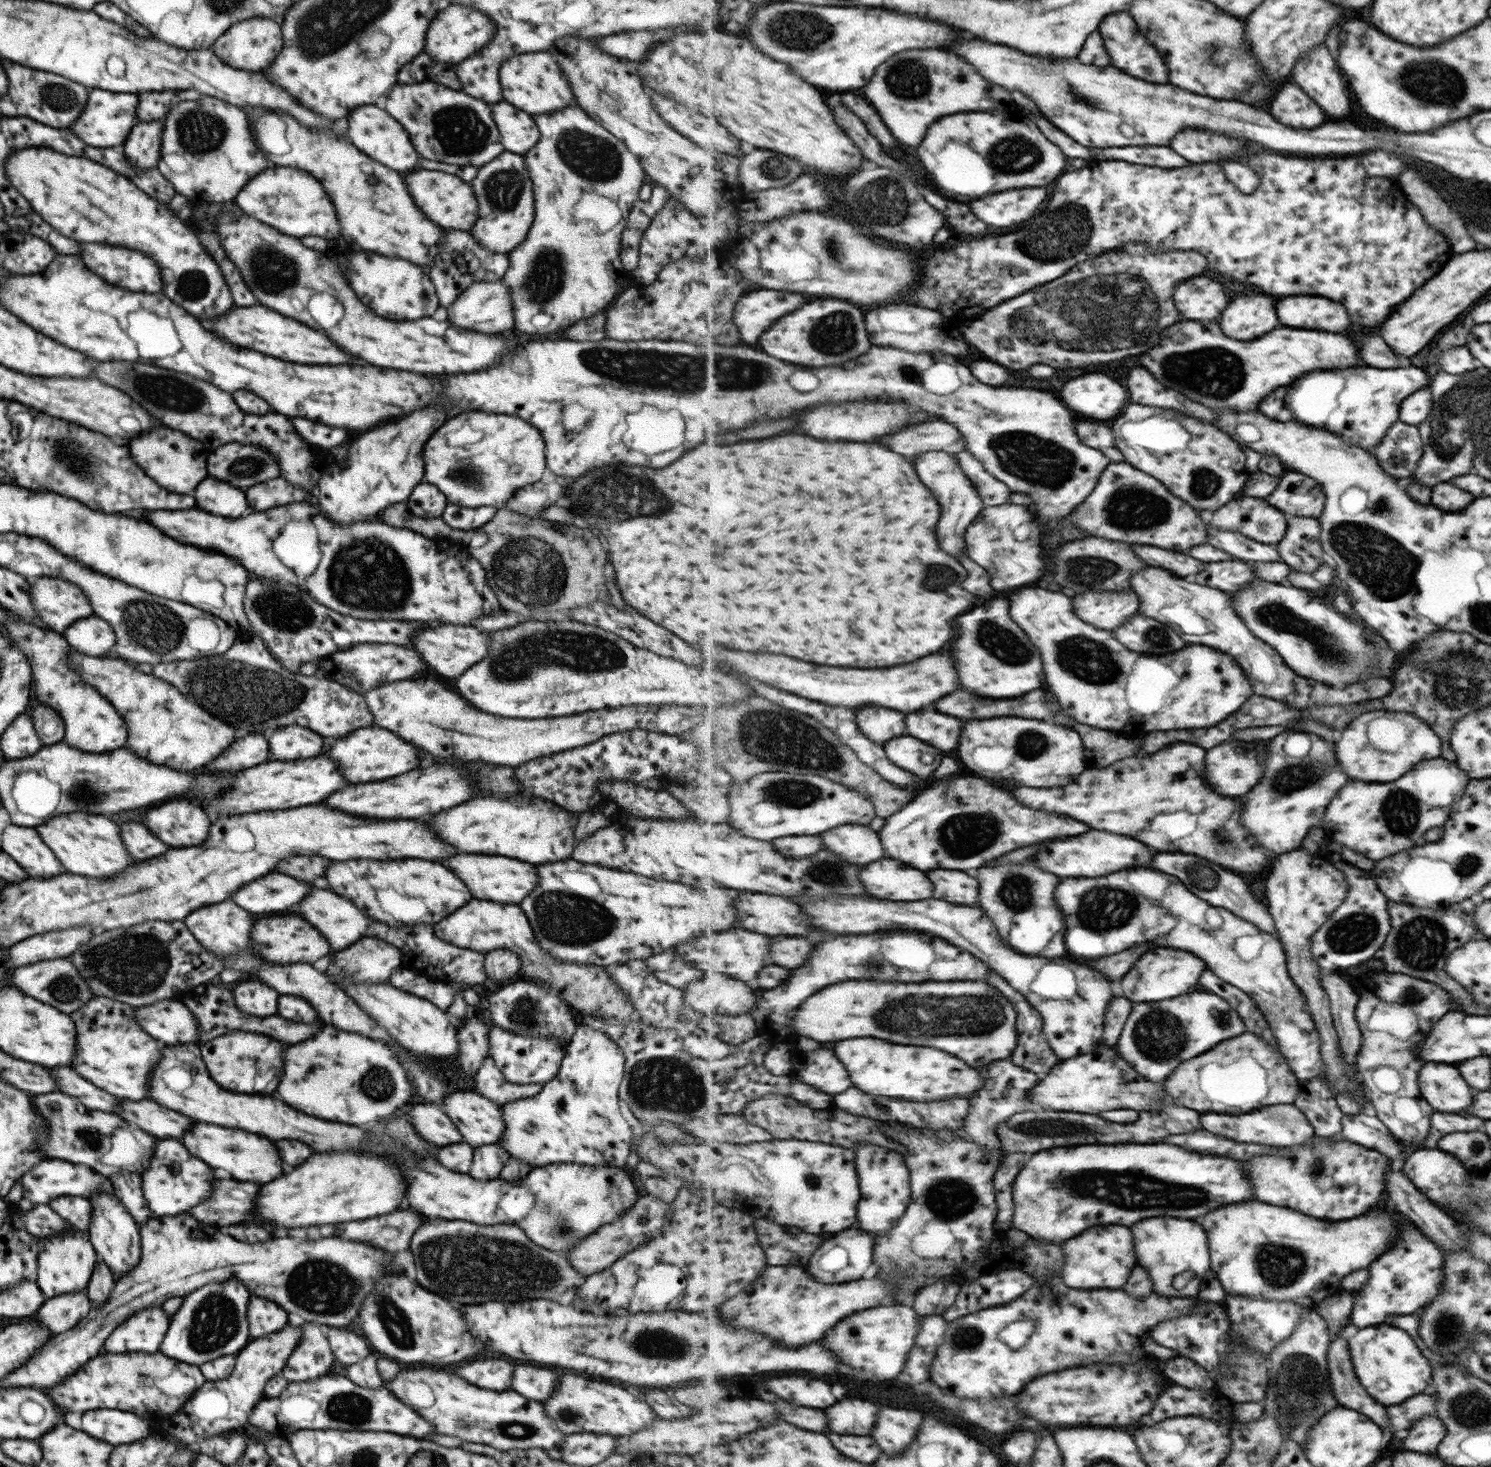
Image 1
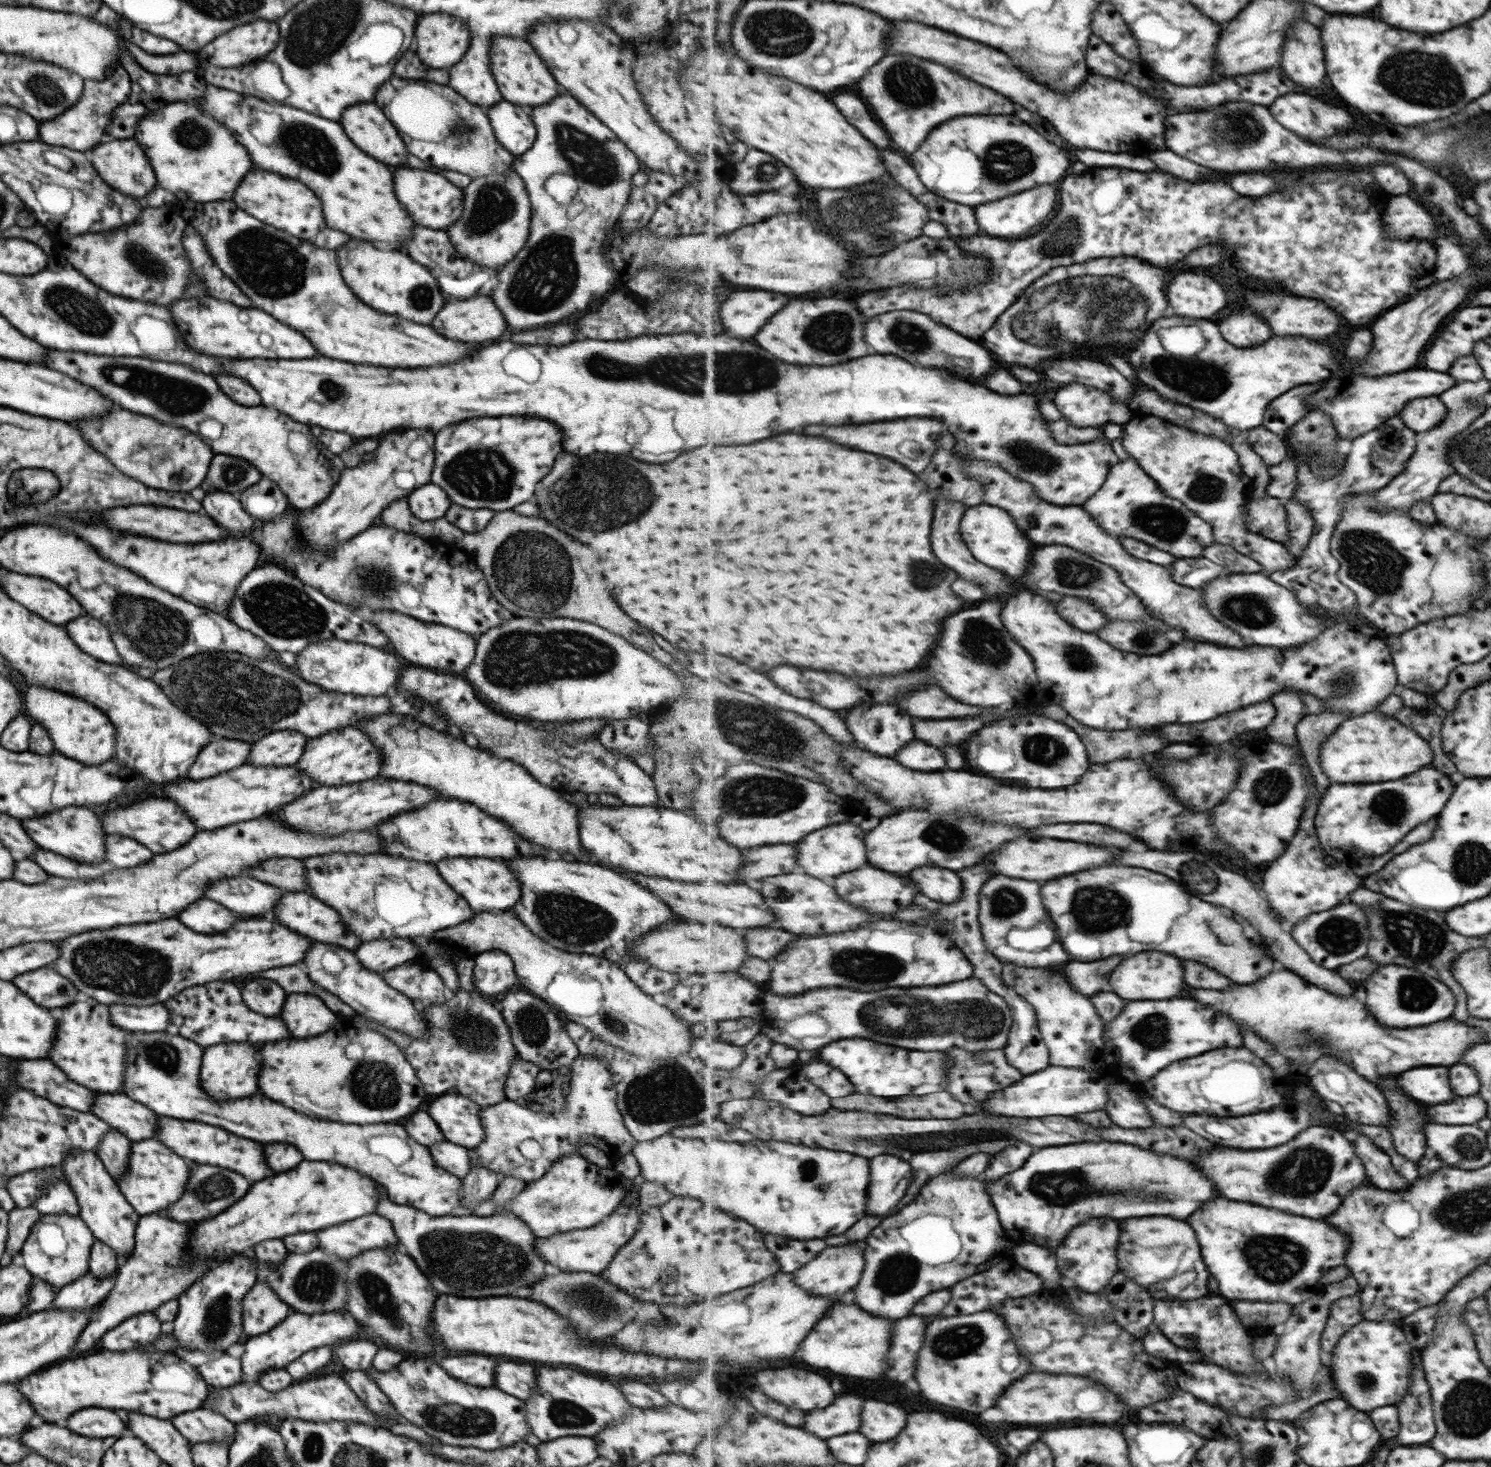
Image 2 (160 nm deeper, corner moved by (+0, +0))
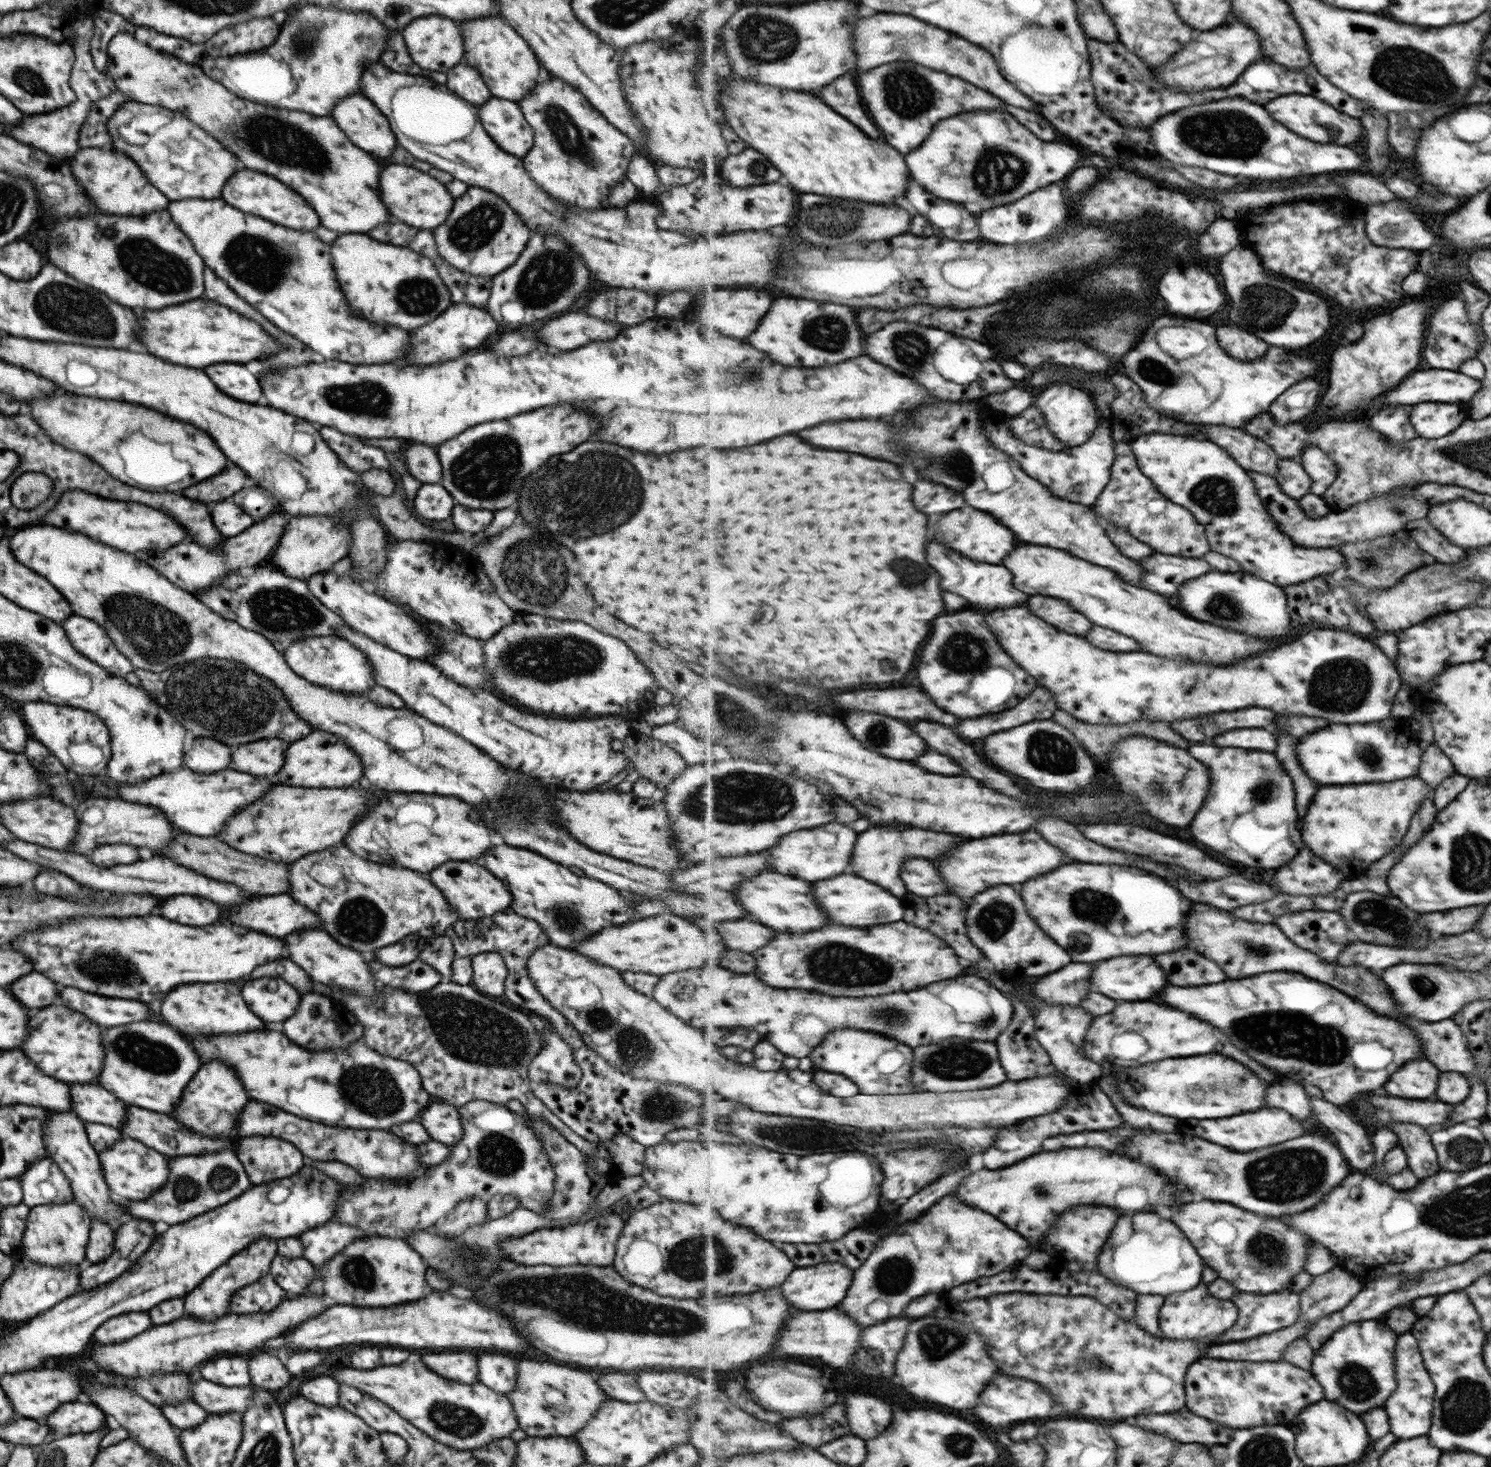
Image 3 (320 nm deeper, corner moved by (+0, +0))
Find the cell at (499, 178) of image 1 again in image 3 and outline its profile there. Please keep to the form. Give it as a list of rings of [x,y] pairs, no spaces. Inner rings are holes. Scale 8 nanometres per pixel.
[[[469,186],[467,192],[457,200],[453,199],[449,216],[445,218],[443,224],[436,226],[431,232],[433,232],[433,234],[429,233],[431,246],[437,251],[439,259],[461,273],[487,278],[495,277],[517,261],[531,233],[520,216],[500,196],[476,186]]]

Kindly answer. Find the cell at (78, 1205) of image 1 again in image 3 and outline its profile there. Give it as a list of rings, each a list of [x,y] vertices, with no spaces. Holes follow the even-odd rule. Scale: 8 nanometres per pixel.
[[[52,1158],[37,1159],[16,1179],[21,1187],[21,1203],[29,1208],[73,1201],[68,1180]]]

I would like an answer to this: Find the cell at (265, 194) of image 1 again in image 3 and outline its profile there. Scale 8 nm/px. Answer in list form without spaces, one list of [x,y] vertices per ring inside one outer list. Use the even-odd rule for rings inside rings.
[[[253,170],[235,172],[233,178],[229,178],[229,182],[225,182],[225,186],[221,188],[220,199],[245,214],[253,214],[255,217],[277,222],[293,230],[313,230],[319,224],[317,214],[309,208],[309,204],[299,194],[295,194],[275,178]]]

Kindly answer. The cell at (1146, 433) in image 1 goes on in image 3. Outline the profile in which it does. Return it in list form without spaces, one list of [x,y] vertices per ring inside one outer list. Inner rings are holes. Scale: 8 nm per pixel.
[[[1153,434],[1140,436],[1131,444],[1140,469],[1156,483],[1157,488],[1169,500],[1187,507],[1197,514],[1197,518],[1205,526],[1210,550],[1235,559],[1245,573],[1257,575],[1259,578],[1286,588],[1313,580],[1318,576],[1328,576],[1334,572],[1344,572],[1348,567],[1348,558],[1337,548],[1309,548],[1293,542],[1293,539],[1277,528],[1277,521],[1264,505],[1253,477],[1239,462],[1223,450],[1219,444],[1209,440],[1197,440],[1191,436],[1173,436],[1173,434]]]

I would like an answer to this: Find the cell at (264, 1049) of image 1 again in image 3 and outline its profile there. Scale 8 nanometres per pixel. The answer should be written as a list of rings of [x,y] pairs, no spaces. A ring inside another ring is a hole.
[[[208,1059],[207,1061],[205,1061],[205,1063],[201,1063],[201,1066],[197,1069],[197,1072],[193,1074],[193,1076],[189,1079],[189,1082],[187,1082],[187,1084],[184,1086],[184,1089],[181,1091],[181,1096],[178,1105],[175,1105],[175,1108],[177,1108],[177,1110],[175,1110],[175,1112],[171,1112],[170,1117],[176,1120],[179,1124],[183,1124],[185,1128],[189,1128],[189,1130],[192,1130],[197,1134],[201,1134],[201,1136],[210,1136],[210,1138],[216,1138],[213,1132],[209,1132],[209,1128],[207,1128],[207,1126],[209,1126],[209,1124],[211,1124],[211,1122],[213,1122],[215,1118],[217,1118],[217,1114],[219,1114],[221,1110],[223,1110],[223,1112],[231,1112],[231,1114],[239,1114],[239,1112],[243,1110],[243,1106],[245,1106],[245,1102],[247,1102],[247,1094],[245,1094],[245,1090],[243,1090],[243,1086],[239,1084],[239,1080],[237,1080],[237,1076],[235,1076],[235,1072],[233,1072],[231,1068],[227,1068],[225,1064],[221,1064],[221,1062],[215,1062],[215,1060],[212,1060],[211,1062],[209,1062],[209,1064],[207,1064],[207,1062]]]

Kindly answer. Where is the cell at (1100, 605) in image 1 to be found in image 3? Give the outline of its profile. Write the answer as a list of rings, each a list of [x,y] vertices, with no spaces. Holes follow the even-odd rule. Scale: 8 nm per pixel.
[[[1035,596],[1033,598],[1033,614],[1045,618],[1049,624],[1057,626],[1059,630],[1083,637],[1094,627],[1093,622],[1087,616],[1083,616],[1081,612],[1075,612],[1069,606],[1069,602],[1059,600],[1059,598]]]

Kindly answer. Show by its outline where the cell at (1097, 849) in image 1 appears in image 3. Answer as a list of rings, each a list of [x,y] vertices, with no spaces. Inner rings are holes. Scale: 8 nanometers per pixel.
[[[1025,832],[963,842],[955,850],[946,852],[935,864],[939,864],[938,870],[947,885],[947,893],[958,894],[963,900],[970,900],[991,886],[1021,884],[1039,874],[1051,872],[1063,864],[1063,858],[1065,854],[1041,838],[1041,834]]]

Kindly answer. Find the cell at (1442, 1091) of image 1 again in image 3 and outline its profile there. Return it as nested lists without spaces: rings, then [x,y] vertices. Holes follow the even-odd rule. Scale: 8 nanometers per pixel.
[[[1413,1060],[1405,1062],[1397,1074],[1392,1074],[1383,1091],[1399,1098],[1433,1098],[1435,1082],[1437,1082],[1437,1068],[1427,1060]]]

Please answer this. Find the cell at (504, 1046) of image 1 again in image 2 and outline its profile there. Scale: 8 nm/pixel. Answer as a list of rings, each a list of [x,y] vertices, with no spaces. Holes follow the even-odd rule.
[[[518,1055],[518,1059],[510,1066],[508,1077],[505,1079],[505,1098],[518,1102],[522,1096],[532,1092],[535,1076],[539,1071],[536,1064]]]

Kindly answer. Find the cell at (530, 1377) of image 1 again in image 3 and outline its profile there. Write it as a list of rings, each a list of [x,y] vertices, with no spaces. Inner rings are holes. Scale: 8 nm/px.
[[[501,1354],[476,1356],[477,1380],[487,1388],[505,1394],[513,1390],[516,1364]]]

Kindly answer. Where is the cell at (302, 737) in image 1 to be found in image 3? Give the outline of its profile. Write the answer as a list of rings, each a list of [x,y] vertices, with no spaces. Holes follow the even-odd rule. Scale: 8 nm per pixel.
[[[267,738],[261,742],[249,742],[249,744],[239,744],[232,748],[231,762],[227,768],[236,770],[237,772],[245,772],[251,776],[277,776],[275,772],[281,768],[285,756],[283,752],[287,750],[290,742],[275,740],[275,738]]]

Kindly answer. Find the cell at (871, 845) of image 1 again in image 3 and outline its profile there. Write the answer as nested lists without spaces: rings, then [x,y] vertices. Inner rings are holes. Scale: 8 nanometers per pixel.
[[[835,821],[819,826],[815,830],[797,830],[781,838],[781,842],[771,848],[771,854],[769,854],[771,870],[781,872],[781,874],[791,874],[807,882],[835,878],[851,870],[849,864],[853,862],[851,856],[858,838],[859,834],[851,829],[851,825]]]

